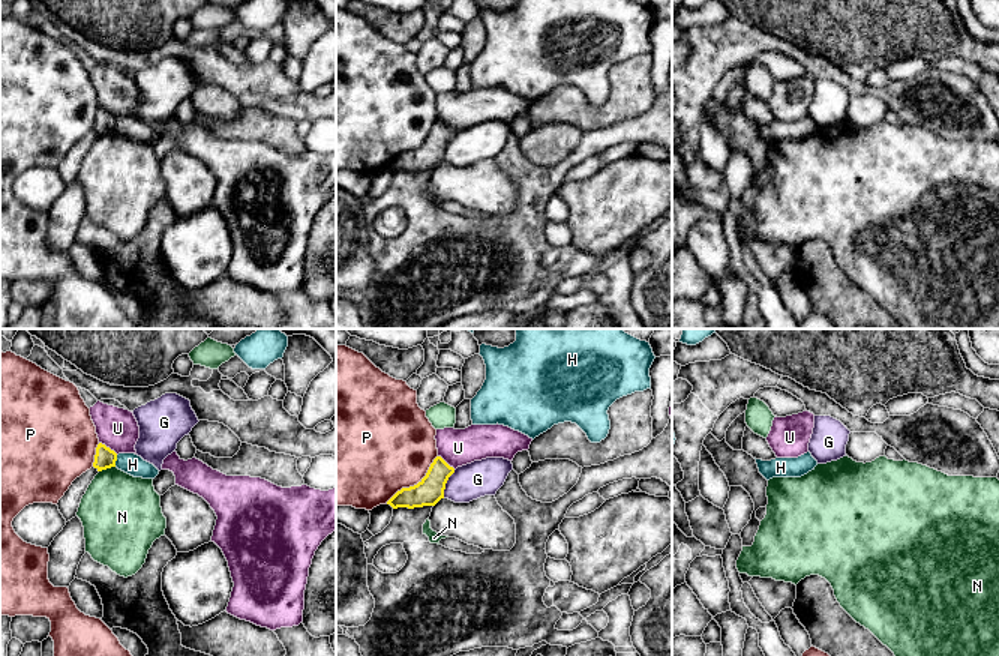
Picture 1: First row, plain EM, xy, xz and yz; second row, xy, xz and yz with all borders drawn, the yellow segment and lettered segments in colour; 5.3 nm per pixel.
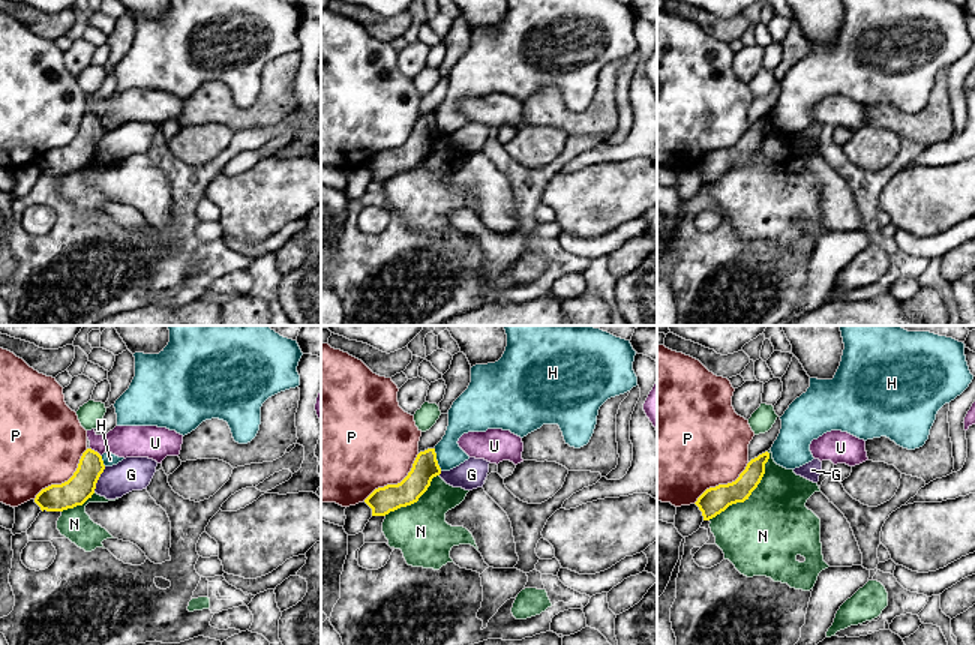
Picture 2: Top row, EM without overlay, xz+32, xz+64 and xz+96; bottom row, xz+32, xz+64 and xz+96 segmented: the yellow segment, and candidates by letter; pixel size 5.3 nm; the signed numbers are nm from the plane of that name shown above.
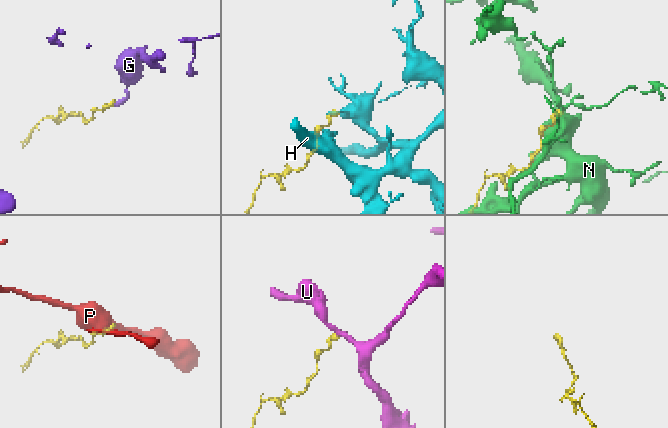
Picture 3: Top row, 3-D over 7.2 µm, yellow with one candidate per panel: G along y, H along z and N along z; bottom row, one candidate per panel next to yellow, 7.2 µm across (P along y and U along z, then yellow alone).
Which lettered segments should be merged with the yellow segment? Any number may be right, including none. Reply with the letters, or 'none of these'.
none of these

